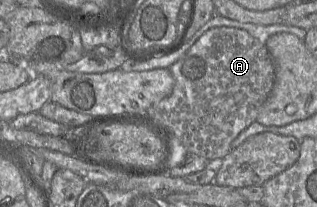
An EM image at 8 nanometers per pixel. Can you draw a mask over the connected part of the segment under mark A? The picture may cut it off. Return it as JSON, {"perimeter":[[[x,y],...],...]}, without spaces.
{"perimeter":[[[227,26],[206,31],[169,67],[169,71],[175,80],[172,93],[153,104],[147,114],[165,129],[170,138],[178,138],[189,154],[198,155],[208,161],[223,159],[230,153],[232,141],[256,121],[259,109],[271,93],[275,82],[275,65],[266,45],[245,30]]]}

